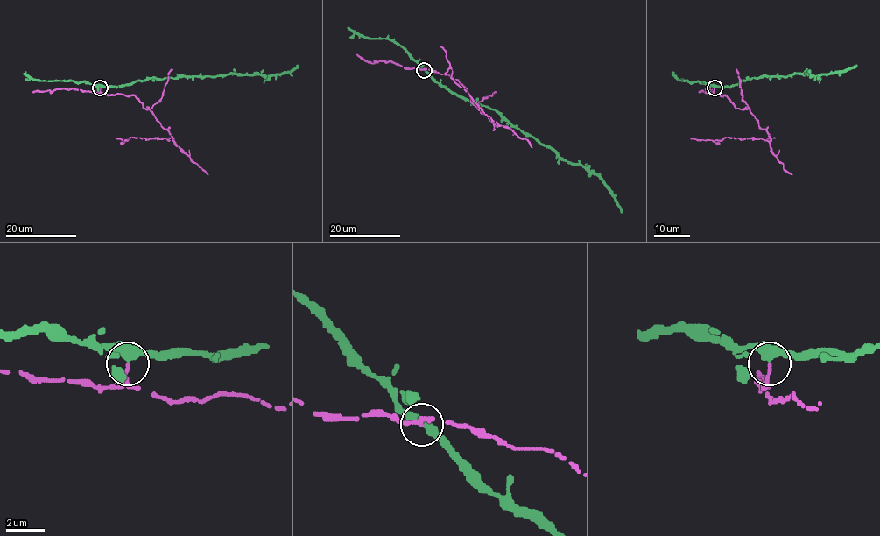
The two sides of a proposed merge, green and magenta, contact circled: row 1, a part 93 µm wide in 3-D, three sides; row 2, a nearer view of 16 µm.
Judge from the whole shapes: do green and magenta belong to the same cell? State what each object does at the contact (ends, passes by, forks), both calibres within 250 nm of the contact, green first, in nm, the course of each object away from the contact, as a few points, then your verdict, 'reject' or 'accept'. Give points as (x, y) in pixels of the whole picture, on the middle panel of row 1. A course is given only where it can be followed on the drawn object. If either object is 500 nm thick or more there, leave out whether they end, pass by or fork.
green passes by | magenta ends | 400/170 nm | green via (424, 70), (454, 94), (496, 110), (512, 125), (549, 145), (563, 158), (580, 164), (594, 172), (621, 212) | magenta via (424, 70), (448, 74), (458, 81), (468, 92), (473, 103), (496, 125), (452, 79), (446, 52), (440, 45) | reject

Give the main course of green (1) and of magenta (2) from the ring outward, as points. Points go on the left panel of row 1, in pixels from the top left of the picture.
1: (100, 88), (127, 85), (148, 78), (239, 74), (271, 75), (285, 74), (297, 65)
2: (100, 88), (100, 91), (107, 95), (134, 95), (172, 137), (116, 138)

